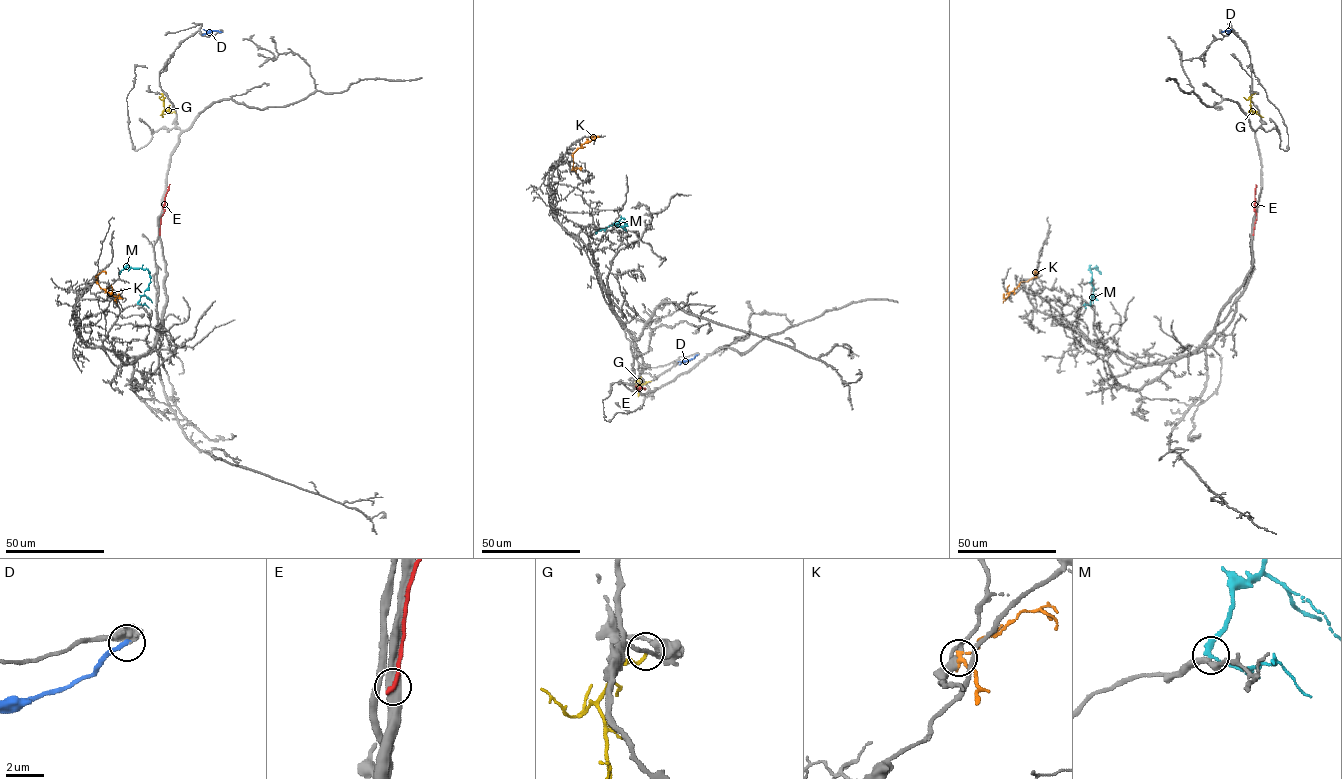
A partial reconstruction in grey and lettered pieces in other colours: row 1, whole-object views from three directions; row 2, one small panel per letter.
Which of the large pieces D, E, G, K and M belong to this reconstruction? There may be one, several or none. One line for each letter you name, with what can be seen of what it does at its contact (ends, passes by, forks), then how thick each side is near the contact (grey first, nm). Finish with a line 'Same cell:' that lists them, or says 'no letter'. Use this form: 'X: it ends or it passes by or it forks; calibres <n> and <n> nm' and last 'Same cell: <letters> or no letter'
Same cell: no letter

